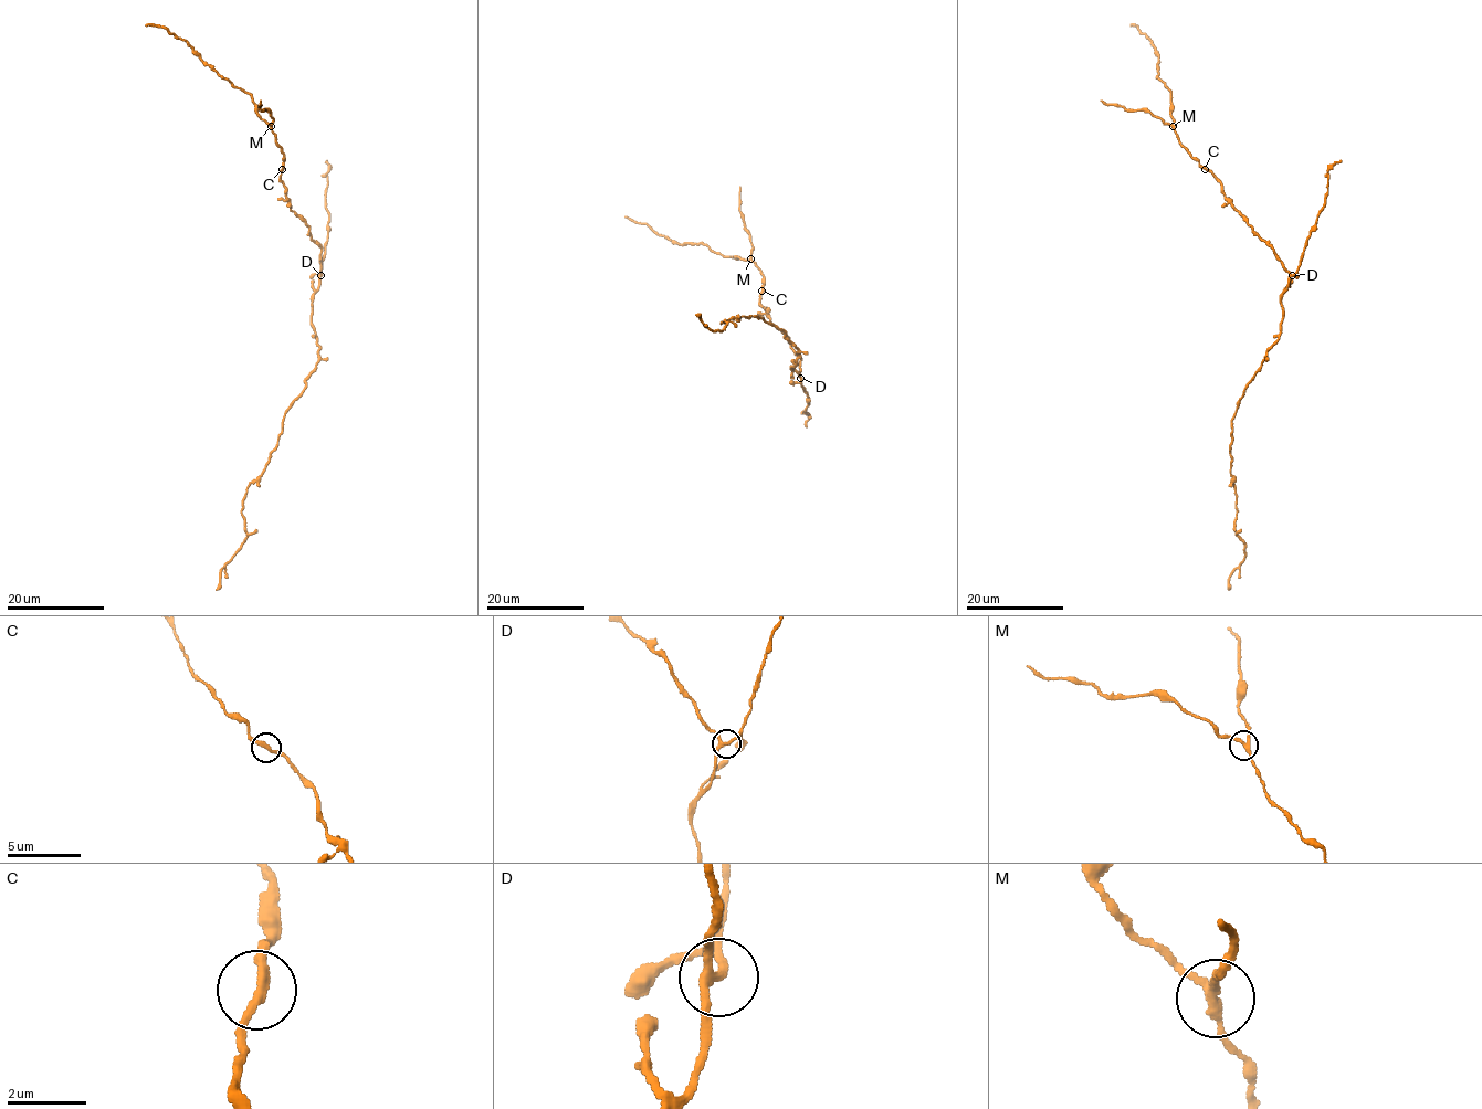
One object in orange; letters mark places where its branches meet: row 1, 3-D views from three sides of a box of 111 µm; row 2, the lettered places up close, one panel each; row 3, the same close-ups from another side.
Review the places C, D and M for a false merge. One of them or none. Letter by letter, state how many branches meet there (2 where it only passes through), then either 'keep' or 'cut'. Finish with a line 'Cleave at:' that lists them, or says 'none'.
C: 2 | keep
D: 3 | keep
M: 3 | cut
Cleave at: M

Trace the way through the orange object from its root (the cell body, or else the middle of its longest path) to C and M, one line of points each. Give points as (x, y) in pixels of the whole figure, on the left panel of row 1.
C: (319, 272), (321, 249), (312, 239), (309, 226), (291, 209), (286, 187), (280, 178), (282, 169)
M: (319, 272), (321, 249), (286, 197), (286, 187), (280, 178), (283, 152), (271, 126)

